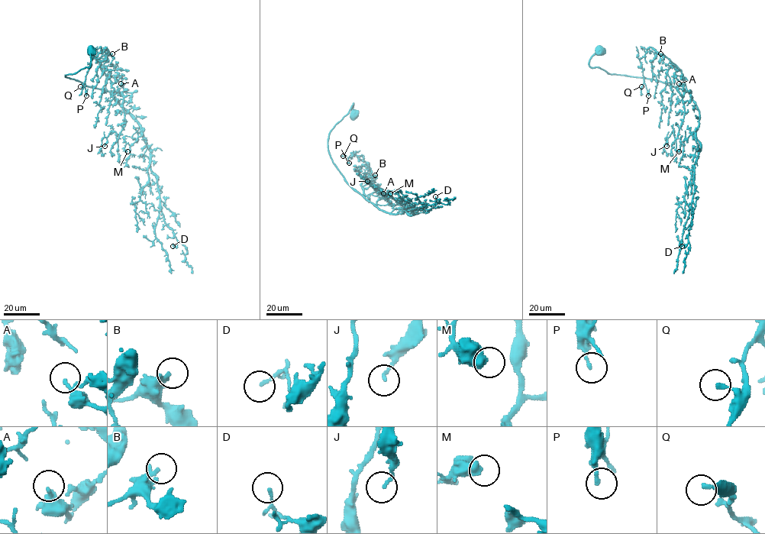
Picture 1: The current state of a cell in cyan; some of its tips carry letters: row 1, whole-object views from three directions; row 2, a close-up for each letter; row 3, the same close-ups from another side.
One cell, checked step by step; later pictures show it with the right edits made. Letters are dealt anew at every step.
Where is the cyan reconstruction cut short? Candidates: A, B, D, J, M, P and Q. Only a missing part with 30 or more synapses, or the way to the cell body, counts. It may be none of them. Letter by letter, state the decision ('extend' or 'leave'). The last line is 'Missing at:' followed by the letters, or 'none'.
A: leave
B: leave
D: leave
J: leave
M: leave
P: leave
Q: leave
Missing at: none

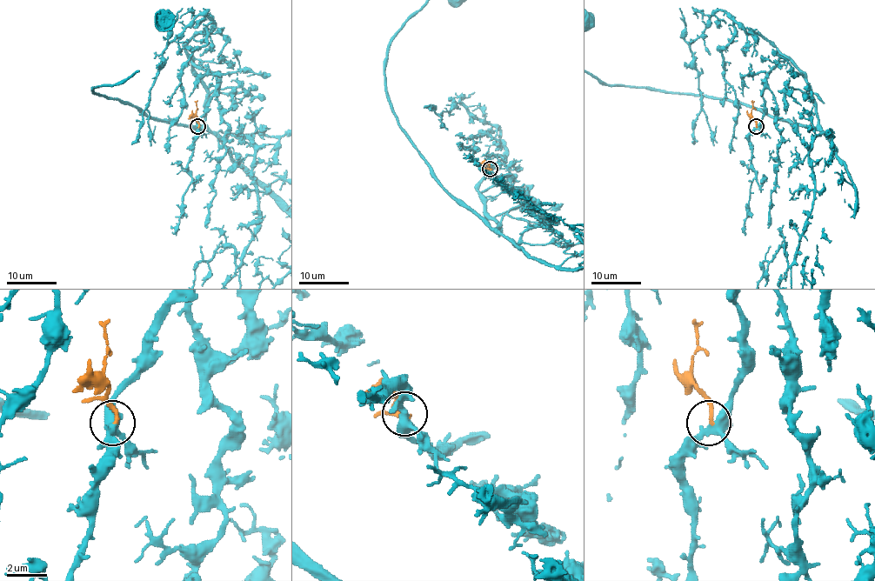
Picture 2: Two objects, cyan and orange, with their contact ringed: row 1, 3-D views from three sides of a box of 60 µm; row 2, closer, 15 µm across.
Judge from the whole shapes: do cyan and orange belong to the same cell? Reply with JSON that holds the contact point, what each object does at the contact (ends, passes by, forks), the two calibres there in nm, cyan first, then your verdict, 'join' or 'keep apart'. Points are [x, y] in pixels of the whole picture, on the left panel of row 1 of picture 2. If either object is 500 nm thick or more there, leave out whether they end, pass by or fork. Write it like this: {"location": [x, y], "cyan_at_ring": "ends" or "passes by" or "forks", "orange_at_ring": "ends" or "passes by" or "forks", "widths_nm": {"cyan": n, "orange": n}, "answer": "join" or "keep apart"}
{"location": [197, 126], "cyan_at_ring": "forks", "orange_at_ring": "ends", "widths_nm": {"cyan": 400, "orange": 180}, "answer": "join"}

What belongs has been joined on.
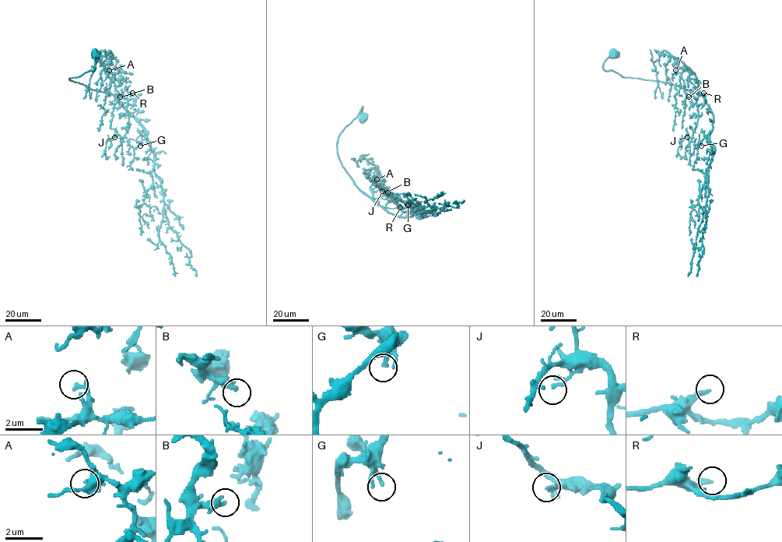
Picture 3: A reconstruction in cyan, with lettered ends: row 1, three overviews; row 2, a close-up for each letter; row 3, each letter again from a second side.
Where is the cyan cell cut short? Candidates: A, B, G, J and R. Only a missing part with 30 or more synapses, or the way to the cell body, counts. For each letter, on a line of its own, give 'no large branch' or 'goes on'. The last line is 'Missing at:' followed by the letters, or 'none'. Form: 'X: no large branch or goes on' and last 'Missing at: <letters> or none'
A: no large branch
B: no large branch
G: goes on
J: no large branch
R: goes on
Missing at: G, R

